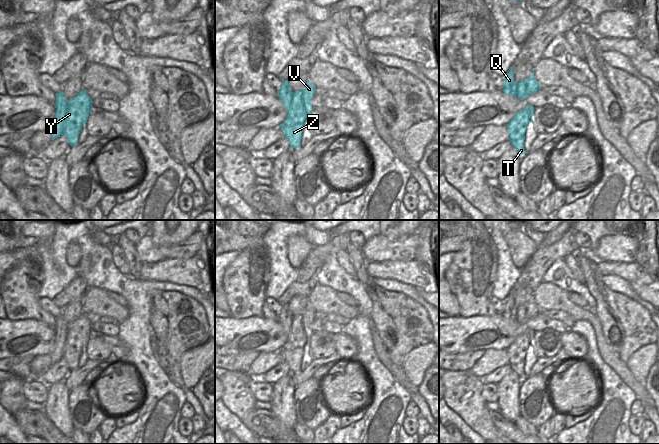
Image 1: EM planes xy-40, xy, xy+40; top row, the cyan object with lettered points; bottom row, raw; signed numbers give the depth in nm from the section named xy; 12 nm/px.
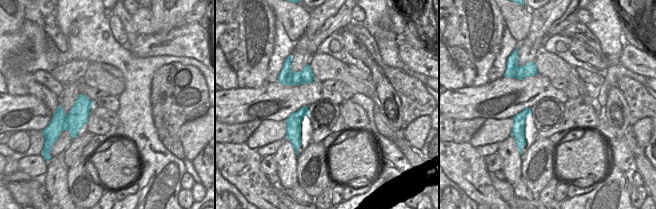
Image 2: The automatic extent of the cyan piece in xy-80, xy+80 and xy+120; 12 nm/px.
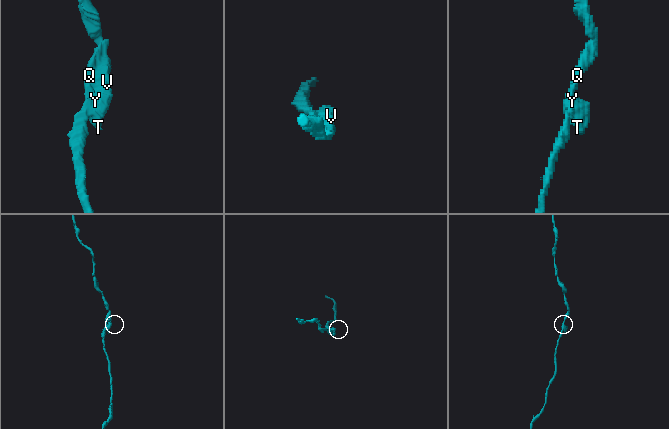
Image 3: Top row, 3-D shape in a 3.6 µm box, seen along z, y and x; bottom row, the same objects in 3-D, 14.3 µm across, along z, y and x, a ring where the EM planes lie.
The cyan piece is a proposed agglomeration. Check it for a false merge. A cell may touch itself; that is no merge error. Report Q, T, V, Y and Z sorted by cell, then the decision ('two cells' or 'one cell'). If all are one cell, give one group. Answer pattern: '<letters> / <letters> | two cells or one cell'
Q T V Y Z | one cell

